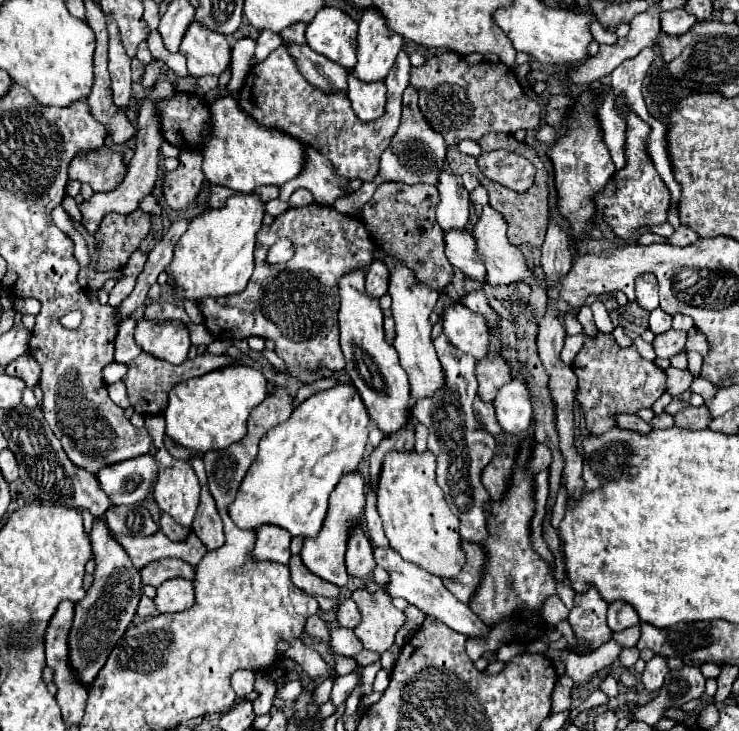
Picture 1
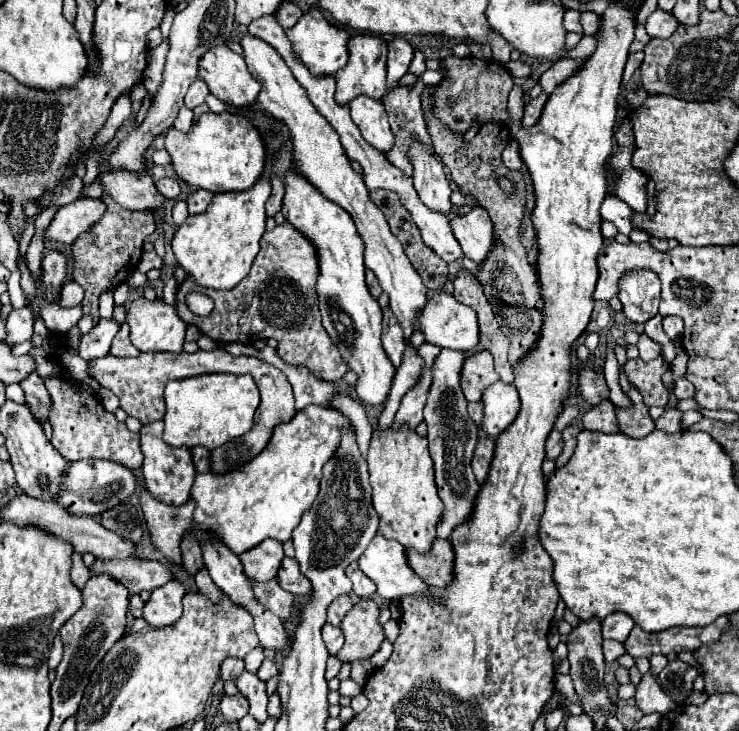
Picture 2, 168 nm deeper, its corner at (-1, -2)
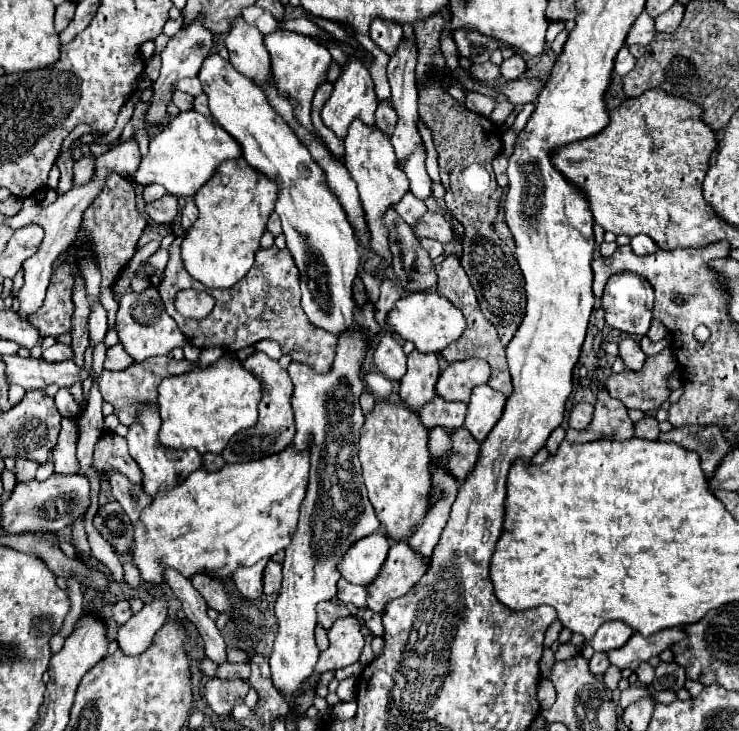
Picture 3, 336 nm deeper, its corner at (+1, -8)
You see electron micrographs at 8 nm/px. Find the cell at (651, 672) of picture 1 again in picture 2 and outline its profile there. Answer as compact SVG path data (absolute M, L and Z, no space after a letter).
M651 671L641 677L641 683L637 685L635 701L643 713L655 713L657 711L661 715L667 715L669 711L679 707L673 699L663 693L663 689L659 687L659 683Z

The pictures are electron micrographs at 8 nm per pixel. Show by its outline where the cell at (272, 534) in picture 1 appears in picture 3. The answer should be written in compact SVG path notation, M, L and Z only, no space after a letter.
M261 559L261 563L255 563L253 567L241 567L233 573L233 581L239 595L243 595L245 599L259 599L263 595L261 577L267 561L269 559Z

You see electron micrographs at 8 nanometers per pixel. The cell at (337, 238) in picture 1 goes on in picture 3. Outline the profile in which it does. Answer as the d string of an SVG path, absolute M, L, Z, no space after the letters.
M177 235L173 245L169 247L169 263L163 271L163 279L159 285L159 293L163 299L163 305L167 313L177 321L181 333L187 337L187 341L195 347L221 347L223 351L237 353L243 347L255 345L261 339L273 339L281 345L283 353L291 355L293 361L307 363L311 365L317 373L327 373L331 369L333 357L335 357L335 343L337 335L329 331L321 331L313 327L303 313L299 299L299 271L295 267L295 261L287 249L277 249L275 245L269 249L259 249L255 255L255 263L249 269L249 275L237 283L237 287L229 287L229 291L209 291L215 297L215 309L211 315L205 319L185 319L183 315L177 313L173 301L175 301L175 291L181 289L203 289L201 283L197 283L183 267L181 263L181 241L185 239L183 235Z

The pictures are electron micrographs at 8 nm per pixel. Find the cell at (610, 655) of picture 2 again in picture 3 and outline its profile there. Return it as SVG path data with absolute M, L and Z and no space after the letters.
M595 653L589 661L589 671L593 675L603 675L607 671L607 667L609 667L609 661L607 661L605 653Z

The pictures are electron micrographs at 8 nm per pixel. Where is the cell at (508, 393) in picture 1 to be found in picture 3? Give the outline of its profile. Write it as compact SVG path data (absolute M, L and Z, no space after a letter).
M477 385L471 393L471 399L467 403L467 415L465 415L465 427L473 435L475 441L483 441L487 433L493 429L493 425L499 421L507 397L499 391L491 389L489 385Z

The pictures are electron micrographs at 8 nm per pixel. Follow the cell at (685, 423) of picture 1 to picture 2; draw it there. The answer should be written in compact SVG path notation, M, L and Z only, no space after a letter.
M675 407L673 409L665 409L663 417L659 417L655 421L655 425L657 425L657 429L661 429L665 433L681 433L681 431L685 431L681 427L681 417L683 417L683 411L679 411Z

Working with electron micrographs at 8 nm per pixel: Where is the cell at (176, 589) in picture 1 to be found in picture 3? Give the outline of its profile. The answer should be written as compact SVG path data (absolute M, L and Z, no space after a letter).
M151 601L139 613L135 613L117 631L119 649L125 655L141 655L153 641L153 635L167 621L167 603Z

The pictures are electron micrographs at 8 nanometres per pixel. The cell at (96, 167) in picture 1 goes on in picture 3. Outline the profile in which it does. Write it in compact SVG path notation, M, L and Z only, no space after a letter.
M165 195L153 203L145 205L145 213L159 225L169 225L175 221L177 213L179 213L179 199L175 195Z

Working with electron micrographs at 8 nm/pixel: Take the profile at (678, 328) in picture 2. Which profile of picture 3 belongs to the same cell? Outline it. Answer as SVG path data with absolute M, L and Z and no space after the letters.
M653 319L651 321L651 327L649 327L649 331L647 331L647 337L651 339L651 341L659 341L659 339L665 339L667 337L667 327L663 325L663 323L659 323L657 319Z

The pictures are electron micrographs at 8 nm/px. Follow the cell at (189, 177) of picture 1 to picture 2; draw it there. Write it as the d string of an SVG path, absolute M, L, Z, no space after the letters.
M163 177L163 179L159 179L155 185L157 185L157 191L159 191L165 199L177 199L179 193L181 193L179 181L177 181L175 177Z

